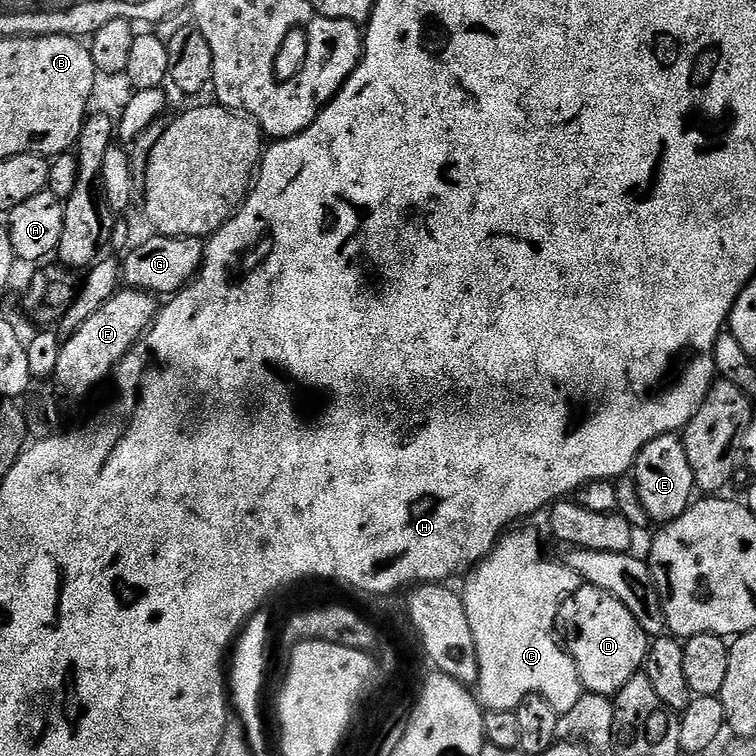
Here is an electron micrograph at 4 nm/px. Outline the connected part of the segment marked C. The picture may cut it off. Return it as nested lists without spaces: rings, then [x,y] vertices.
[[[528,528],[521,532],[511,532],[501,536],[492,553],[463,577],[462,599],[466,619],[470,622],[470,634],[474,634],[474,646],[478,650],[480,707],[490,712],[515,712],[523,700],[530,696],[541,696],[550,702],[550,706],[554,706],[558,714],[563,714],[574,710],[578,698],[586,691],[574,658],[558,639],[560,605],[564,603],[565,596],[573,596],[580,589],[582,581],[567,564],[559,559],[547,560],[544,557],[538,533],[531,532]]]

